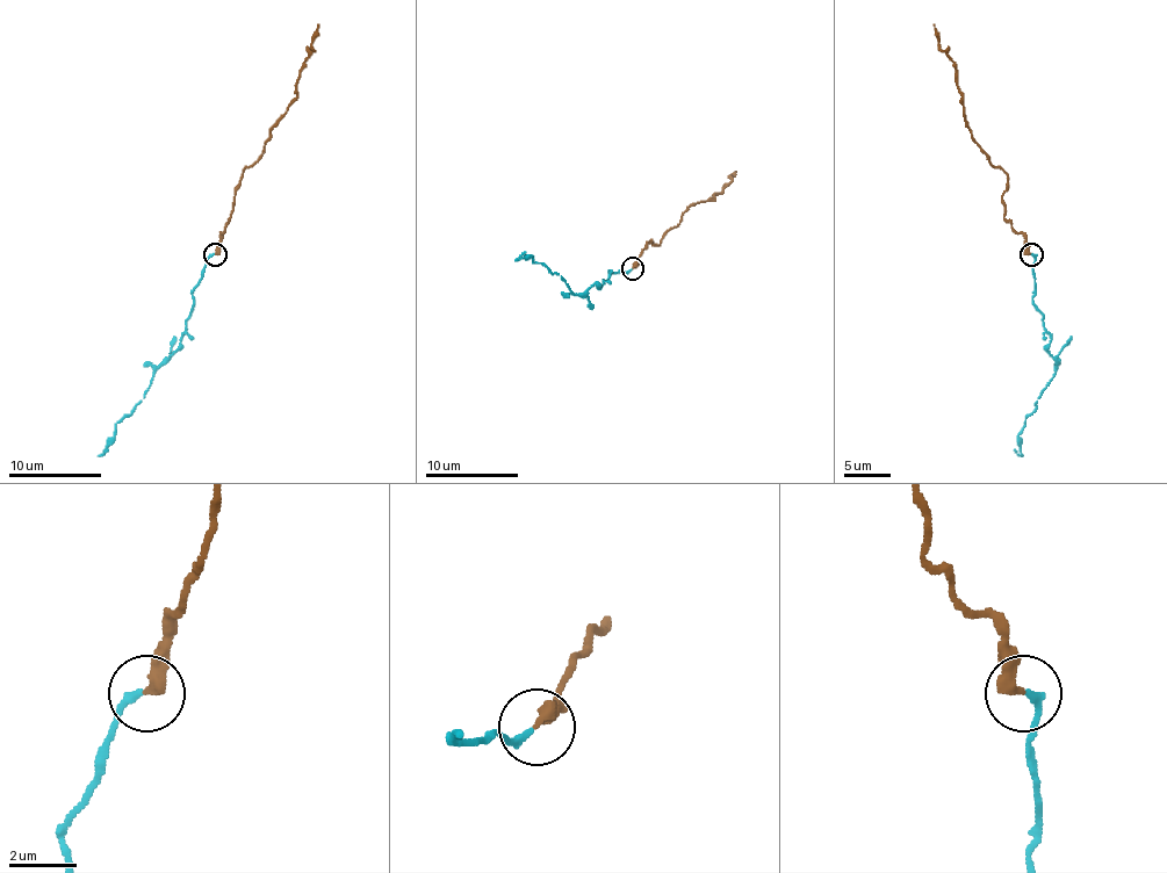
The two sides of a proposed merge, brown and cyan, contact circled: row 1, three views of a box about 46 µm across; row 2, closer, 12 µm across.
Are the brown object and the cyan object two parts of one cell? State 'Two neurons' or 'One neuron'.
One neuron

